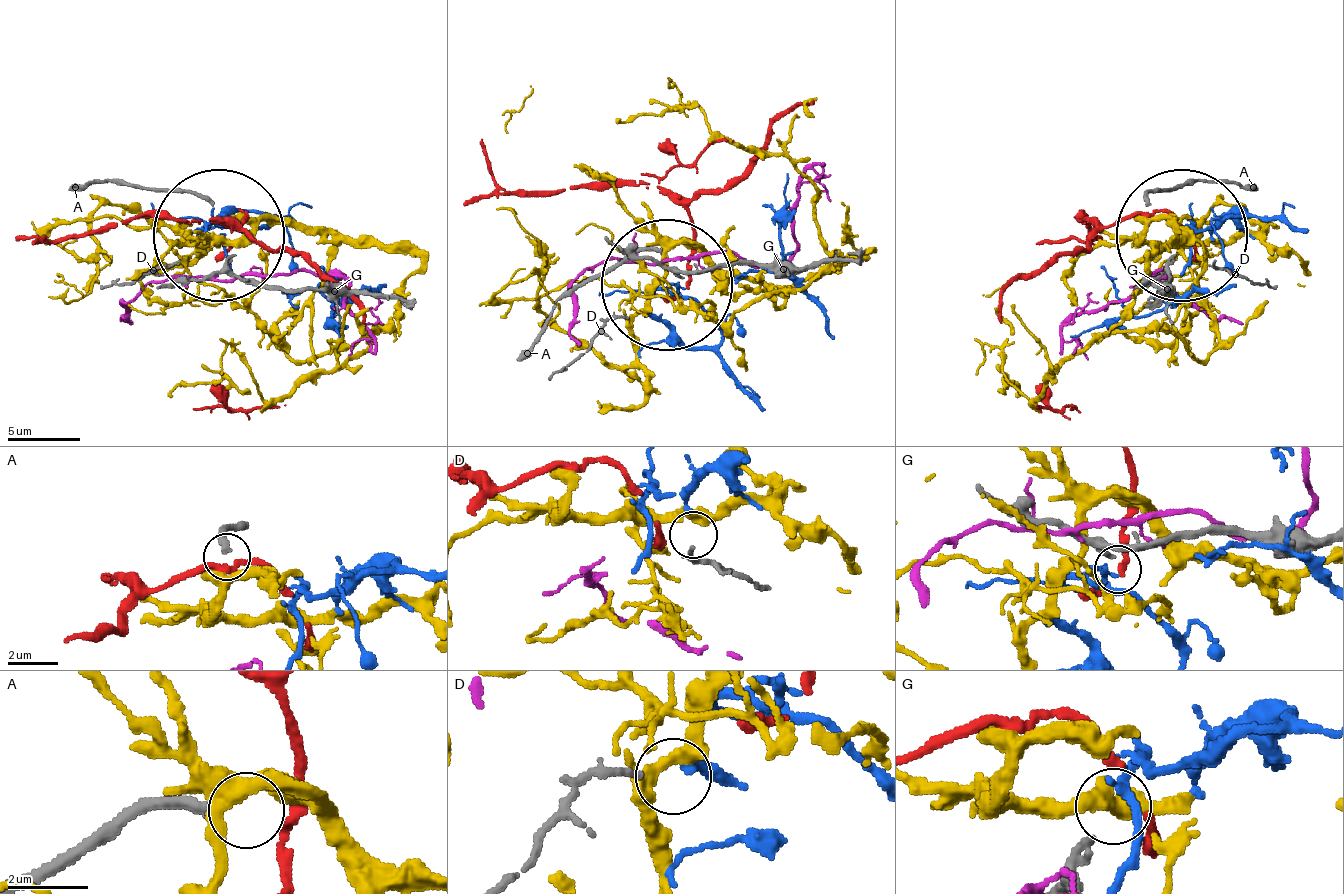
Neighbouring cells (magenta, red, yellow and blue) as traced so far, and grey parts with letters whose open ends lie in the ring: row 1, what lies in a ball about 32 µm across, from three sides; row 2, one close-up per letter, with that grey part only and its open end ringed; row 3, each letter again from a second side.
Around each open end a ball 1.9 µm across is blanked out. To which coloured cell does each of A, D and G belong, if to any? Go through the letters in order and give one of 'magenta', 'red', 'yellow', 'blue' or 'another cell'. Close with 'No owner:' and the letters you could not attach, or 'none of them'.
A: another cell
D: blue
G: another cell
No owner: A, G

